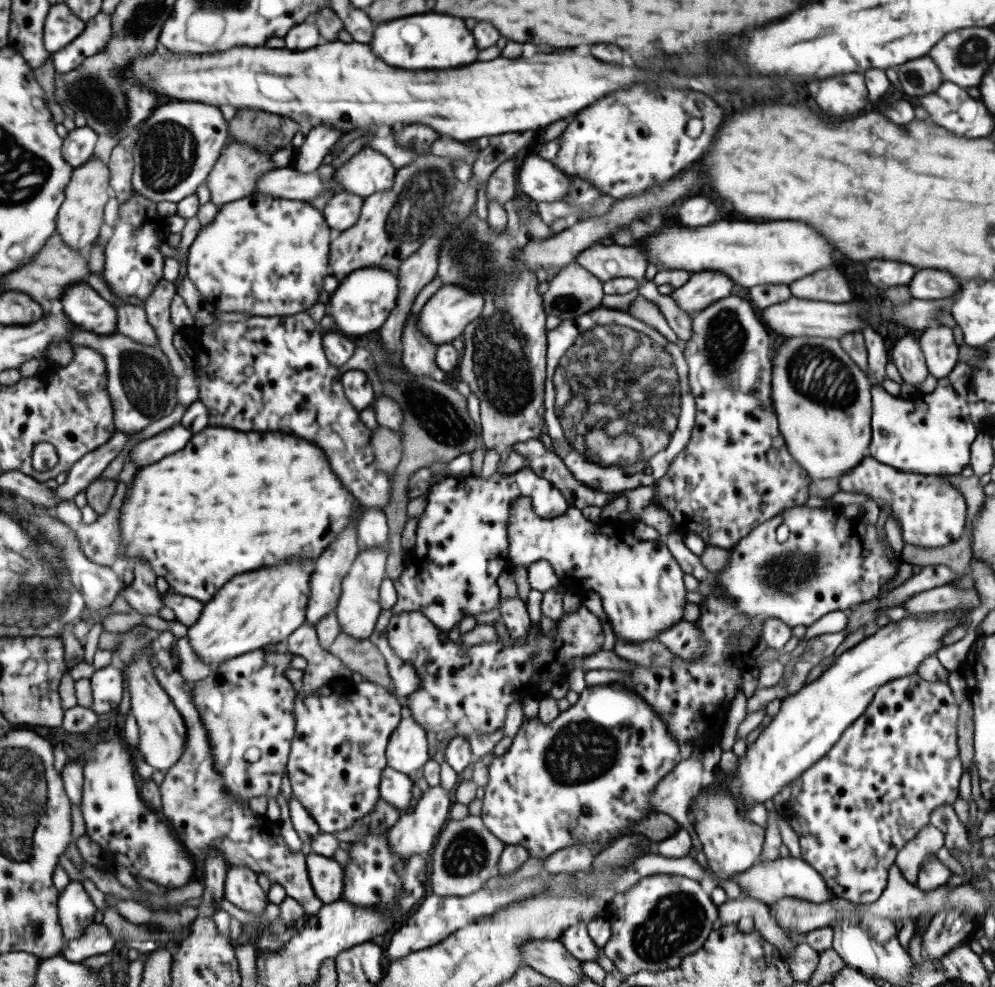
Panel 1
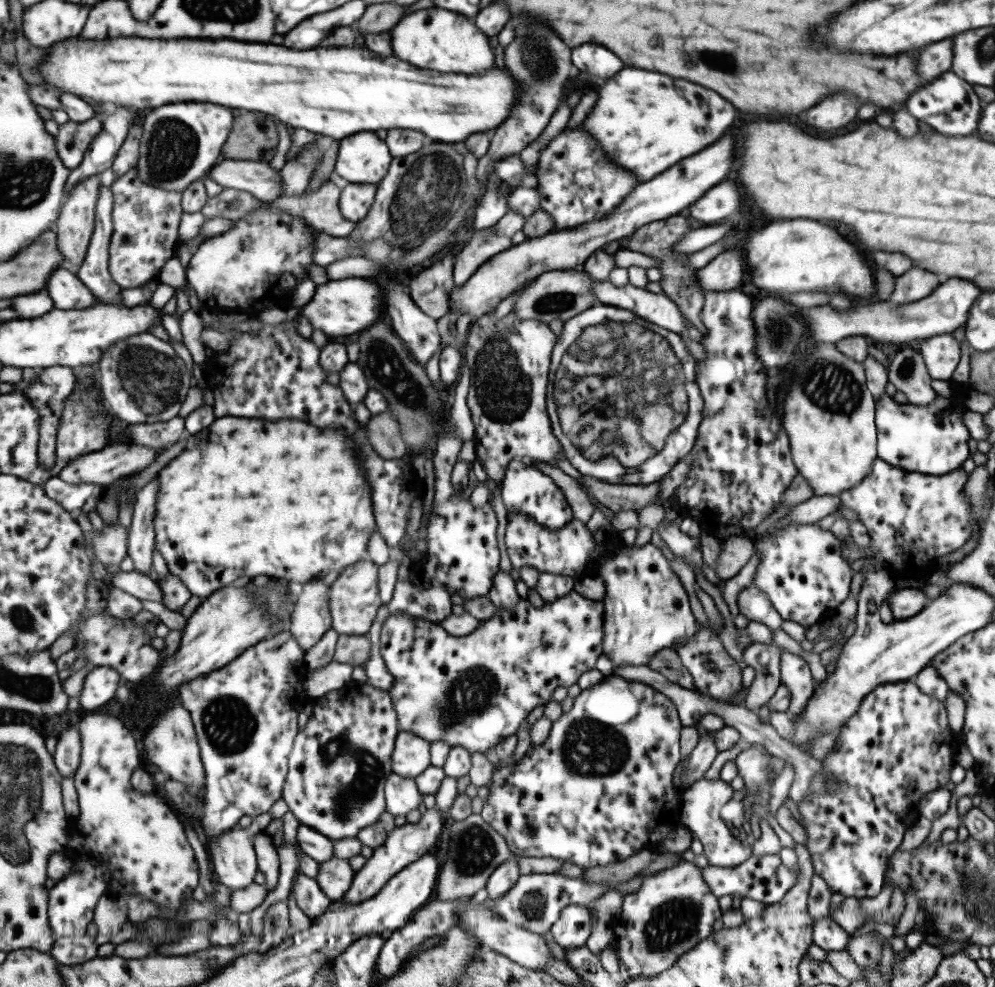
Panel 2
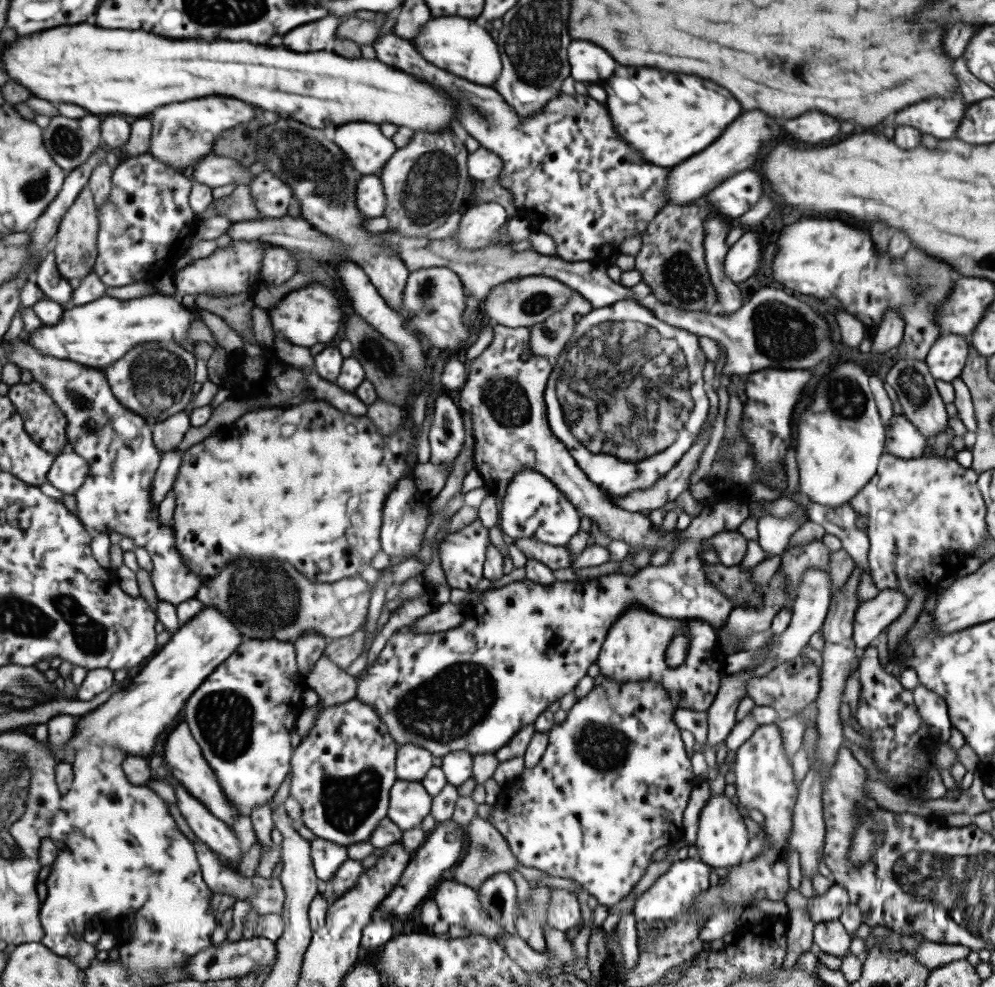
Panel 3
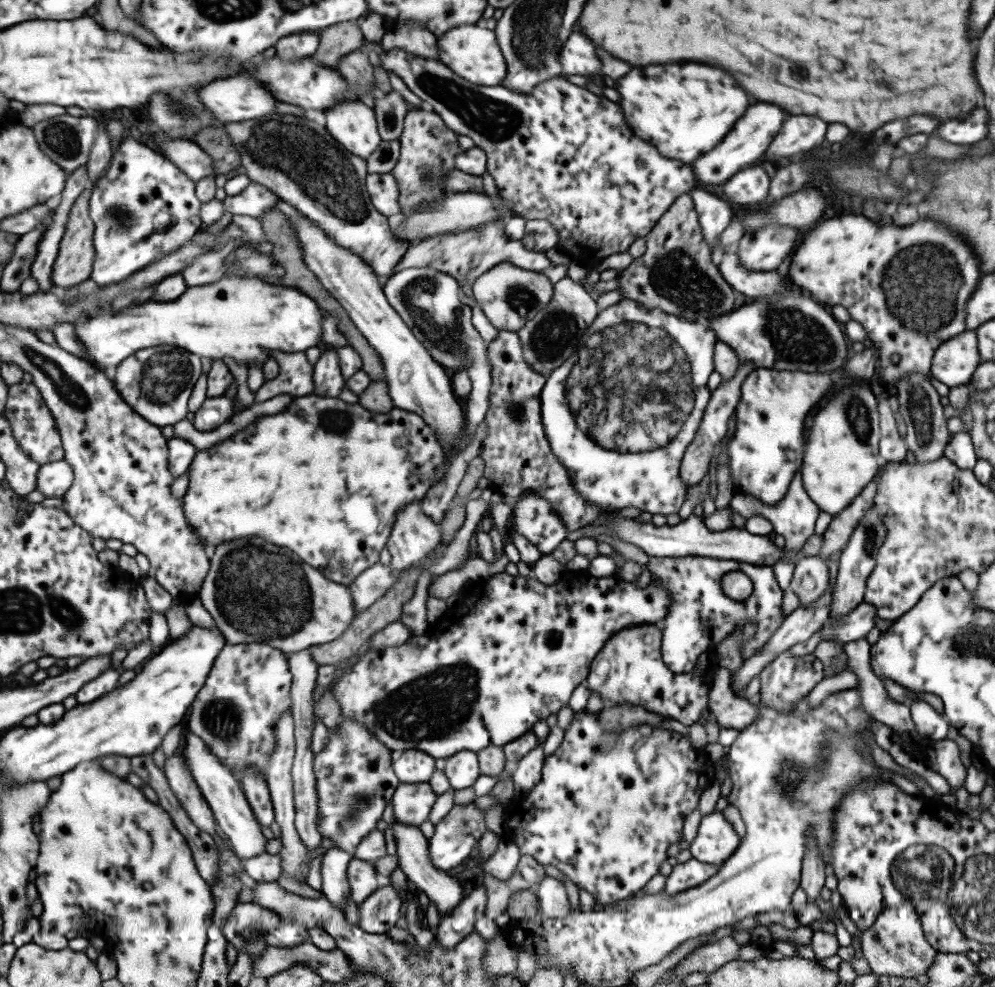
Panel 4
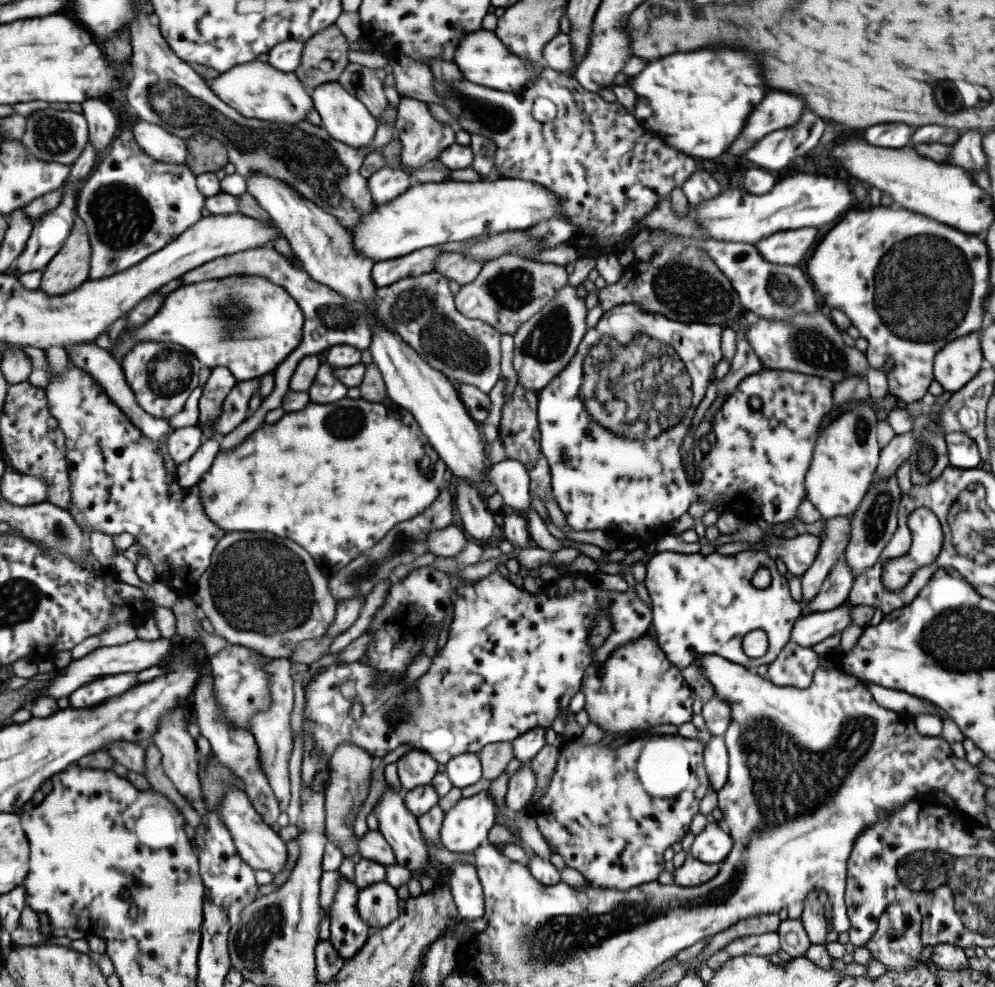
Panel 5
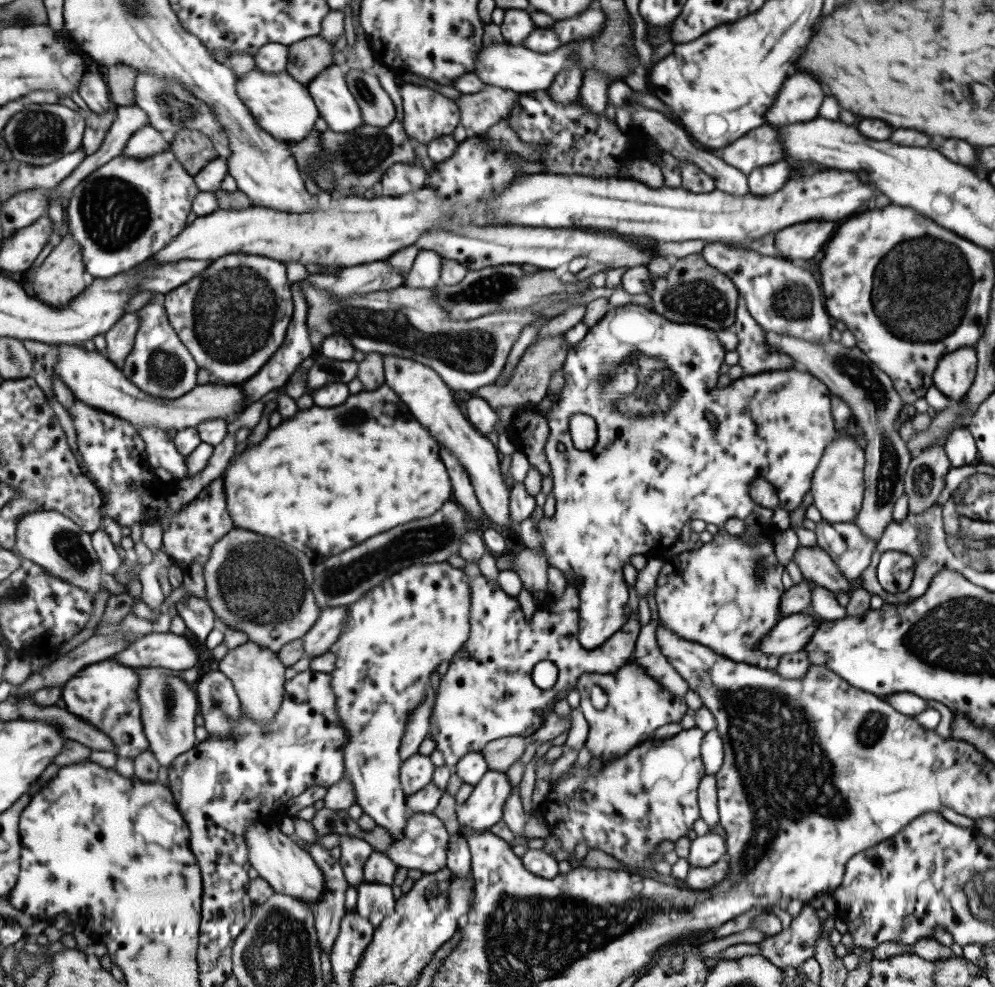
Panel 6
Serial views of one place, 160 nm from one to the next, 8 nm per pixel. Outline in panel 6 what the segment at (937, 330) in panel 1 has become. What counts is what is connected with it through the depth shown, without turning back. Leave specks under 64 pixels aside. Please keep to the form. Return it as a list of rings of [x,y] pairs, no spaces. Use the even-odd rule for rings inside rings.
[[[975,346],[961,347],[943,355],[932,375],[932,385],[949,401],[957,401],[969,391],[976,372]]]

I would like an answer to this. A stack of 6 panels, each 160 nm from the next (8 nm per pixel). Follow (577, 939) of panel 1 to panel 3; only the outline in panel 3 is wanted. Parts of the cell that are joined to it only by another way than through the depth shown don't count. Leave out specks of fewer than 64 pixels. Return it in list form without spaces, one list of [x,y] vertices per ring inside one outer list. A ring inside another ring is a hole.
[[[559,888],[551,890],[546,908],[547,925],[561,932],[571,930],[581,916],[579,912],[579,903],[573,893]]]

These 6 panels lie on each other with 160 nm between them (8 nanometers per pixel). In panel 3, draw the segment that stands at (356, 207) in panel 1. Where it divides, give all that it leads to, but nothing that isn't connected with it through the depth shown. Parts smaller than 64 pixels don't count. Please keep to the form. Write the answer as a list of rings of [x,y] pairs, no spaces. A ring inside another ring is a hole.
[[[374,174],[360,175],[355,194],[355,204],[363,218],[379,218],[383,214],[385,193],[378,176]]]

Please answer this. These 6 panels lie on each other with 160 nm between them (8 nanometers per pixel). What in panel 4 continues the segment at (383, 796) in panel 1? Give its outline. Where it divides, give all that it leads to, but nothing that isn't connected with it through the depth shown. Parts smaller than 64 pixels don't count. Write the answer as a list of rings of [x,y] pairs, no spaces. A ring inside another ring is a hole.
[[[399,783],[393,791],[390,803],[393,819],[403,826],[419,827],[428,819],[436,794],[428,783]]]

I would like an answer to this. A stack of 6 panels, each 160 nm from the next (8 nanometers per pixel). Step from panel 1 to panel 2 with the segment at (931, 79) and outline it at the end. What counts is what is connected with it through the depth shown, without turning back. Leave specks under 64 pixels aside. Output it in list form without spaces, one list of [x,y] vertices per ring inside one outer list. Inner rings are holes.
[[[945,38],[941,42],[929,44],[921,54],[919,54],[919,64],[917,64],[917,72],[921,76],[921,80],[929,82],[931,78],[937,78],[941,72],[950,70],[951,64],[951,38]]]

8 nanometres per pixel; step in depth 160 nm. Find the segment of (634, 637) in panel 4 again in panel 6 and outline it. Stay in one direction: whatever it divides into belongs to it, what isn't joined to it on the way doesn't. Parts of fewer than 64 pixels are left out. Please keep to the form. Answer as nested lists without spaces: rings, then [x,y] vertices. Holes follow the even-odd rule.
[[[633,656],[613,674],[583,673],[577,678],[574,689],[580,696],[578,708],[588,724],[584,746],[593,758],[610,762],[623,756],[628,750],[649,738],[660,726],[680,722],[687,712],[683,696],[675,697],[651,679],[643,667],[633,663]],[[593,686],[602,688],[607,702],[602,710],[594,709],[589,702],[589,690]]]

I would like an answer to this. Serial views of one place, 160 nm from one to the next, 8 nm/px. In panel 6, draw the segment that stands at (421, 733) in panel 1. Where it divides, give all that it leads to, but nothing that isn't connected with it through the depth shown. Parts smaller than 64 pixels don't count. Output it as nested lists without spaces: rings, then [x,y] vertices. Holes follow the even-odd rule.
[[[420,753],[406,758],[399,767],[399,782],[405,796],[411,796],[420,788],[432,782],[434,765],[429,756]]]

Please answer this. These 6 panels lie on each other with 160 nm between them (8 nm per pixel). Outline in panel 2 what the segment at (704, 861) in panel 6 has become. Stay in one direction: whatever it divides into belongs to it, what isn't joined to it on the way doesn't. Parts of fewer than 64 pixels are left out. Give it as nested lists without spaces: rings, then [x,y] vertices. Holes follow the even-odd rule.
[[[704,777],[692,782],[687,788],[679,791],[680,823],[691,832],[691,837],[697,839],[703,846],[703,854],[711,866],[730,868],[741,864],[750,858],[751,847],[749,847],[739,832],[733,830],[719,818],[721,807],[731,799],[733,789],[727,782],[721,779],[707,780]]]

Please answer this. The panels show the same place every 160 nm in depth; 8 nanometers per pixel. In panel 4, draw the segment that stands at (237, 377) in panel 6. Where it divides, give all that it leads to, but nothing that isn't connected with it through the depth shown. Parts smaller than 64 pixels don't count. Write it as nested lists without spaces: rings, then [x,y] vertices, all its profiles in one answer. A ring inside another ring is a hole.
[[[224,274],[213,283],[187,286],[184,293],[173,302],[148,299],[141,306],[121,310],[117,316],[111,310],[99,310],[95,312],[95,318],[82,318],[79,321],[77,340],[87,349],[91,362],[100,369],[107,369],[107,372],[115,371],[139,350],[162,345],[172,345],[189,353],[191,357],[209,358],[212,362],[229,357],[237,365],[249,368],[257,363],[263,365],[269,350],[279,350],[290,356],[295,352],[304,353],[308,348],[317,347],[321,342],[320,310],[312,298],[298,289],[265,283],[257,277]]]

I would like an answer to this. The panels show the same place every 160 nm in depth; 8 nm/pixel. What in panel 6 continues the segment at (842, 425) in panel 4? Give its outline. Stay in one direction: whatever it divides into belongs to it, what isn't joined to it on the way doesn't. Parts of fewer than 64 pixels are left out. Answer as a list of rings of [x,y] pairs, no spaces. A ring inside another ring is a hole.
[[[838,434],[825,447],[819,465],[813,470],[810,479],[810,489],[812,505],[819,511],[820,517],[829,523],[851,523],[854,516],[861,508],[863,491],[865,488],[863,470],[865,468],[864,450],[855,443],[850,435]]]

